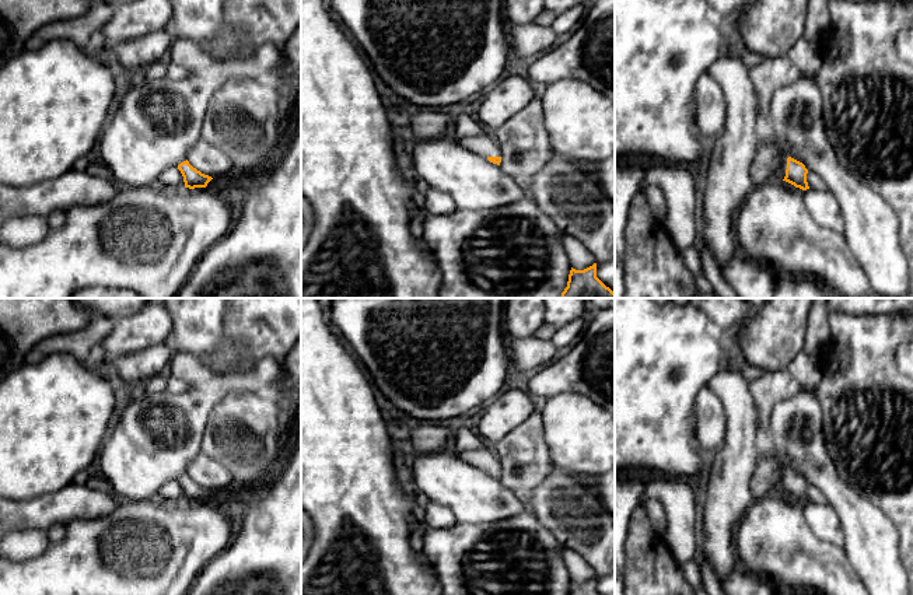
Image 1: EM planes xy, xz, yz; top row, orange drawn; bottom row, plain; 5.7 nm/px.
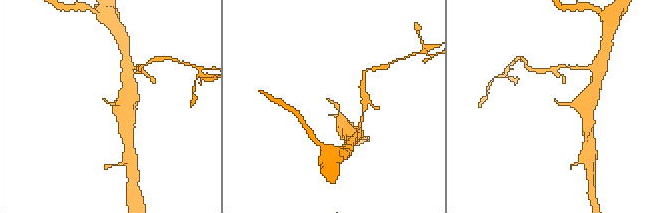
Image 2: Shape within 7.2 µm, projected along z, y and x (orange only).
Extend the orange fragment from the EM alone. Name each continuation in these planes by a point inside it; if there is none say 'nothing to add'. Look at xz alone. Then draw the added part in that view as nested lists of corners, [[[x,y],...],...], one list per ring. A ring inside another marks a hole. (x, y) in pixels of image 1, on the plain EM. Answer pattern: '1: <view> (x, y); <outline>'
1: xz (483, 458); [[[490,445],[469,449],[461,454],[461,459],[473,465],[485,472],[501,470],[501,463]]]

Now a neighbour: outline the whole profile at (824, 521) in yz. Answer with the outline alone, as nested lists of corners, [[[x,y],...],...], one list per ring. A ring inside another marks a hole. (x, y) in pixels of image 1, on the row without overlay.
[[[807,503],[804,504],[804,518],[819,539],[843,547],[843,528],[832,505],[828,503]]]

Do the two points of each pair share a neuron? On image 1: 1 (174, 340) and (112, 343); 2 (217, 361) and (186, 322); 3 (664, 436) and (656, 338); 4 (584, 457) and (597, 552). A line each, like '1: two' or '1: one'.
1: two
2: one
3: one
4: two

